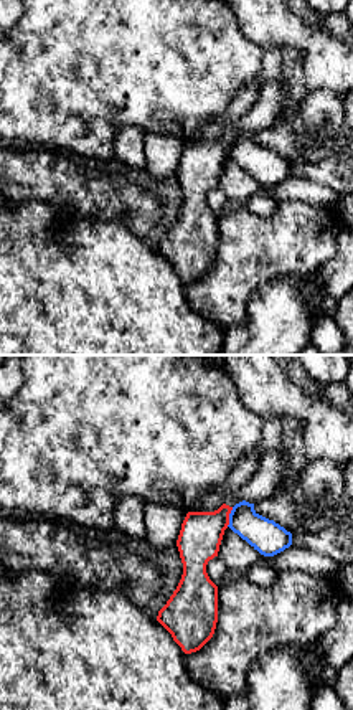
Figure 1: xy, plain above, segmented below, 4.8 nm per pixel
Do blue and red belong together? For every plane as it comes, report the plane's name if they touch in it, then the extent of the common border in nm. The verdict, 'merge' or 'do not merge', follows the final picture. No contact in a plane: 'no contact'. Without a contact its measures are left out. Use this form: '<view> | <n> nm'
xy | 100 nm

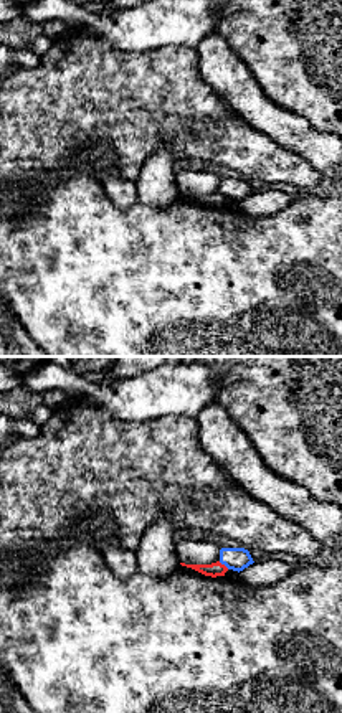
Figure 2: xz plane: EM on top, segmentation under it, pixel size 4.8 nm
xz | 70 nm

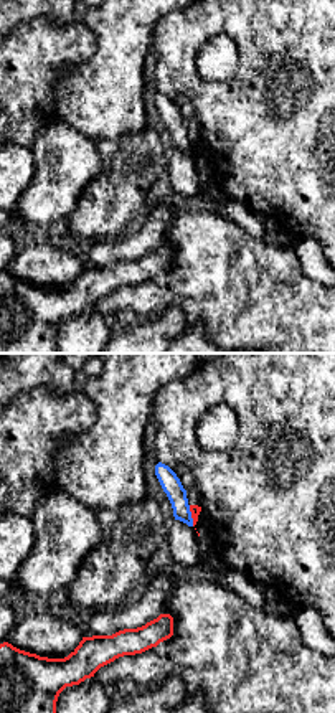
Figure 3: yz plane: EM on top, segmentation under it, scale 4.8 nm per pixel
yz | 110 nm

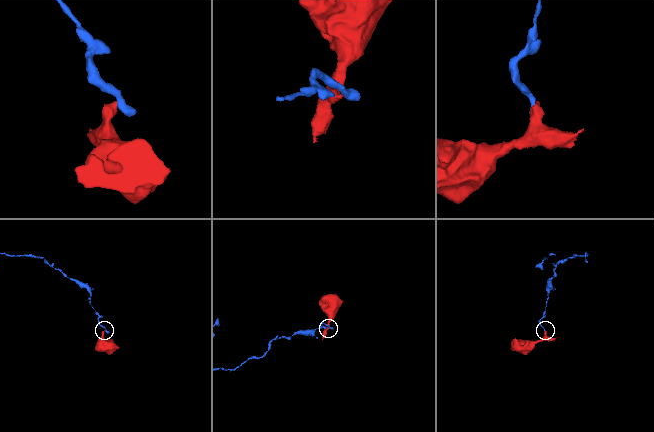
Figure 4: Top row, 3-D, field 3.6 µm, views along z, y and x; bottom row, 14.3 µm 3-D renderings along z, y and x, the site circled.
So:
do not merge

